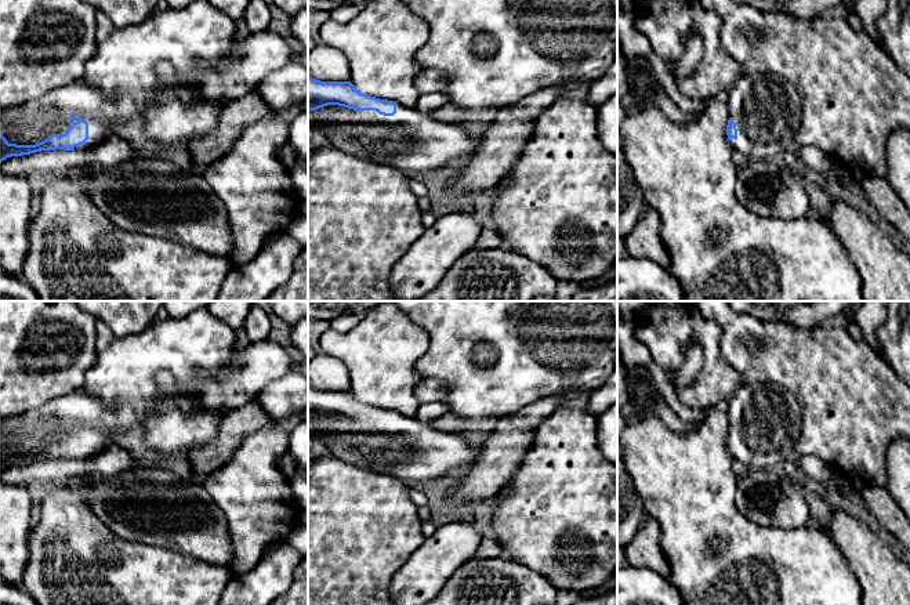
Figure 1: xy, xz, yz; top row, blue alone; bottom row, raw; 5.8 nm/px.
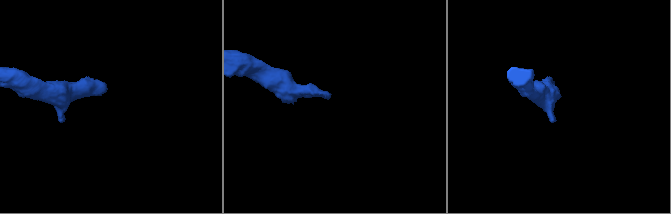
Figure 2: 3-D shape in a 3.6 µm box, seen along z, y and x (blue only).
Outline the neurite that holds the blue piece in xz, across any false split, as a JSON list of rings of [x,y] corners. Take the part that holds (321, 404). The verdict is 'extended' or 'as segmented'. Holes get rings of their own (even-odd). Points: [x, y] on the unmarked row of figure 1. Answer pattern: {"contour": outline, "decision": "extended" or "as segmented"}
{"contour": [[[308,385],[308,436],[352,465],[405,481],[428,482],[454,478],[469,471],[479,446],[463,434],[432,428],[416,417],[359,402],[351,391],[320,391]]], "decision": "extended"}

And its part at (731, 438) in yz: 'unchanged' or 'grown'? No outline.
grown

